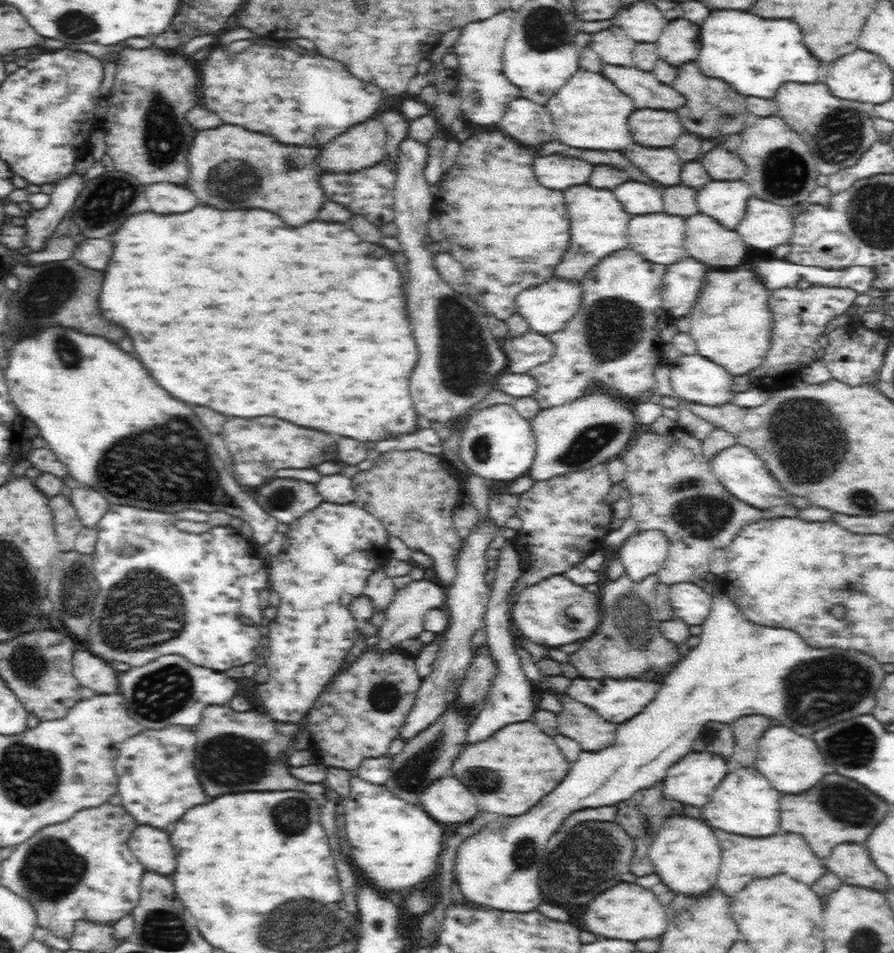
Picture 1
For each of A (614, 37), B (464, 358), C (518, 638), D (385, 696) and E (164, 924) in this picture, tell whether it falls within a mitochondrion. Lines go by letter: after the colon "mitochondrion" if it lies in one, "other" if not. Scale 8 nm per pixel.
A: other
B: mitochondrion
C: other
D: mitochondrion
E: mitochondrion

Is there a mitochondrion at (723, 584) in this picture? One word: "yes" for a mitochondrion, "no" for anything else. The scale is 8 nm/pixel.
no

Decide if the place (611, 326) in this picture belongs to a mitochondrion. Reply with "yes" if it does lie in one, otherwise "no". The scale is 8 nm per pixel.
yes

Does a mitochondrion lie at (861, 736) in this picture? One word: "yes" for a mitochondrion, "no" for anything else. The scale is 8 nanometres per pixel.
yes

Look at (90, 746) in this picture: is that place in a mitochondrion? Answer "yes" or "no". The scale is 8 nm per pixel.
no

